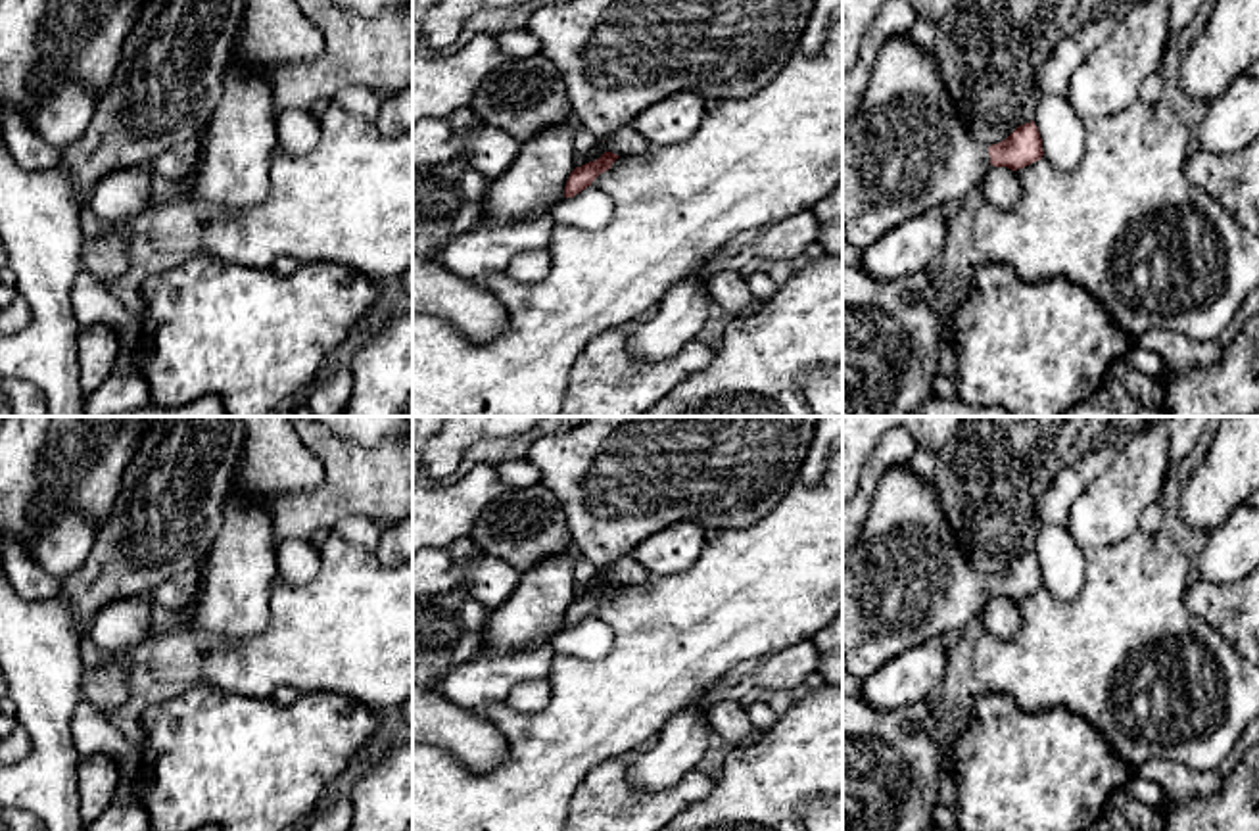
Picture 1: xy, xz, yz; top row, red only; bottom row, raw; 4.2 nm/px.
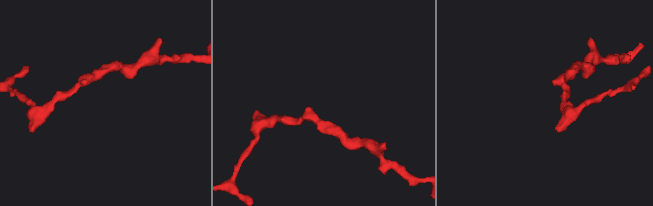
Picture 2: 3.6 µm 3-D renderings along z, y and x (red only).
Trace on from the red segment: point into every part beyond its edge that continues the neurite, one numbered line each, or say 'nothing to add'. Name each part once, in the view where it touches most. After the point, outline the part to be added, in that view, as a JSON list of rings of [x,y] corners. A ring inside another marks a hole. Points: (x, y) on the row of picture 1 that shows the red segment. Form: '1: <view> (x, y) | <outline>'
1: yz (906, 150) | [[[910,35],[889,38],[875,59],[862,106],[843,134],[843,238],[864,251],[892,226],[969,196],[990,167],[988,146],[975,140],[960,119],[942,83],[937,54],[921,50]]]

